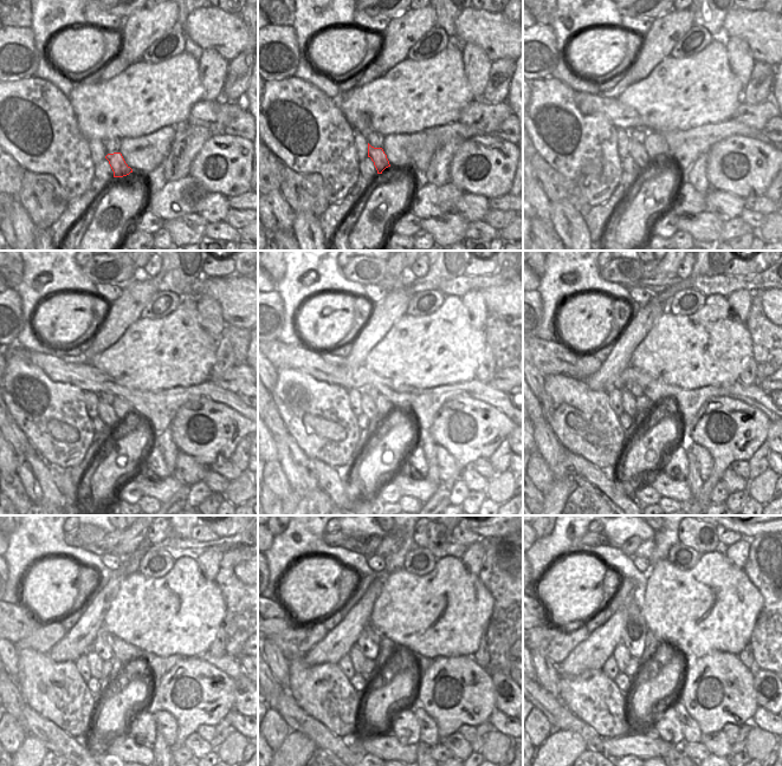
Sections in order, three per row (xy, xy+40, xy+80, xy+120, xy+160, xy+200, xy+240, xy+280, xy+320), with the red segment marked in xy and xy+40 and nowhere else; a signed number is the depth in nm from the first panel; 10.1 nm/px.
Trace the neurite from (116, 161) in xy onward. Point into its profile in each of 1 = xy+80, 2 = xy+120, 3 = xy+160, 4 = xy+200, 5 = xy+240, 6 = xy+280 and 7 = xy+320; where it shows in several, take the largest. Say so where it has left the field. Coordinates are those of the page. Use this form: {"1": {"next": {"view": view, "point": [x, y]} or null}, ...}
{"1": {"next": {"view": "xy+80", "point": [637, 150]}}, "2": {"next": {"view": "xy+120", "point": [107, 414]}}, "3": {"next": {"view": "xy+160", "point": [367, 404]}}, "4": {"next": {"view": "xy+200", "point": [627, 400]}}, "5": {"next": {"view": "xy+240", "point": [95, 662]}}, "6": {"next": {"view": "xy+280", "point": [357, 659]}}, "7": {"next": {"view": "xy+320", "point": [621, 654]}}}

